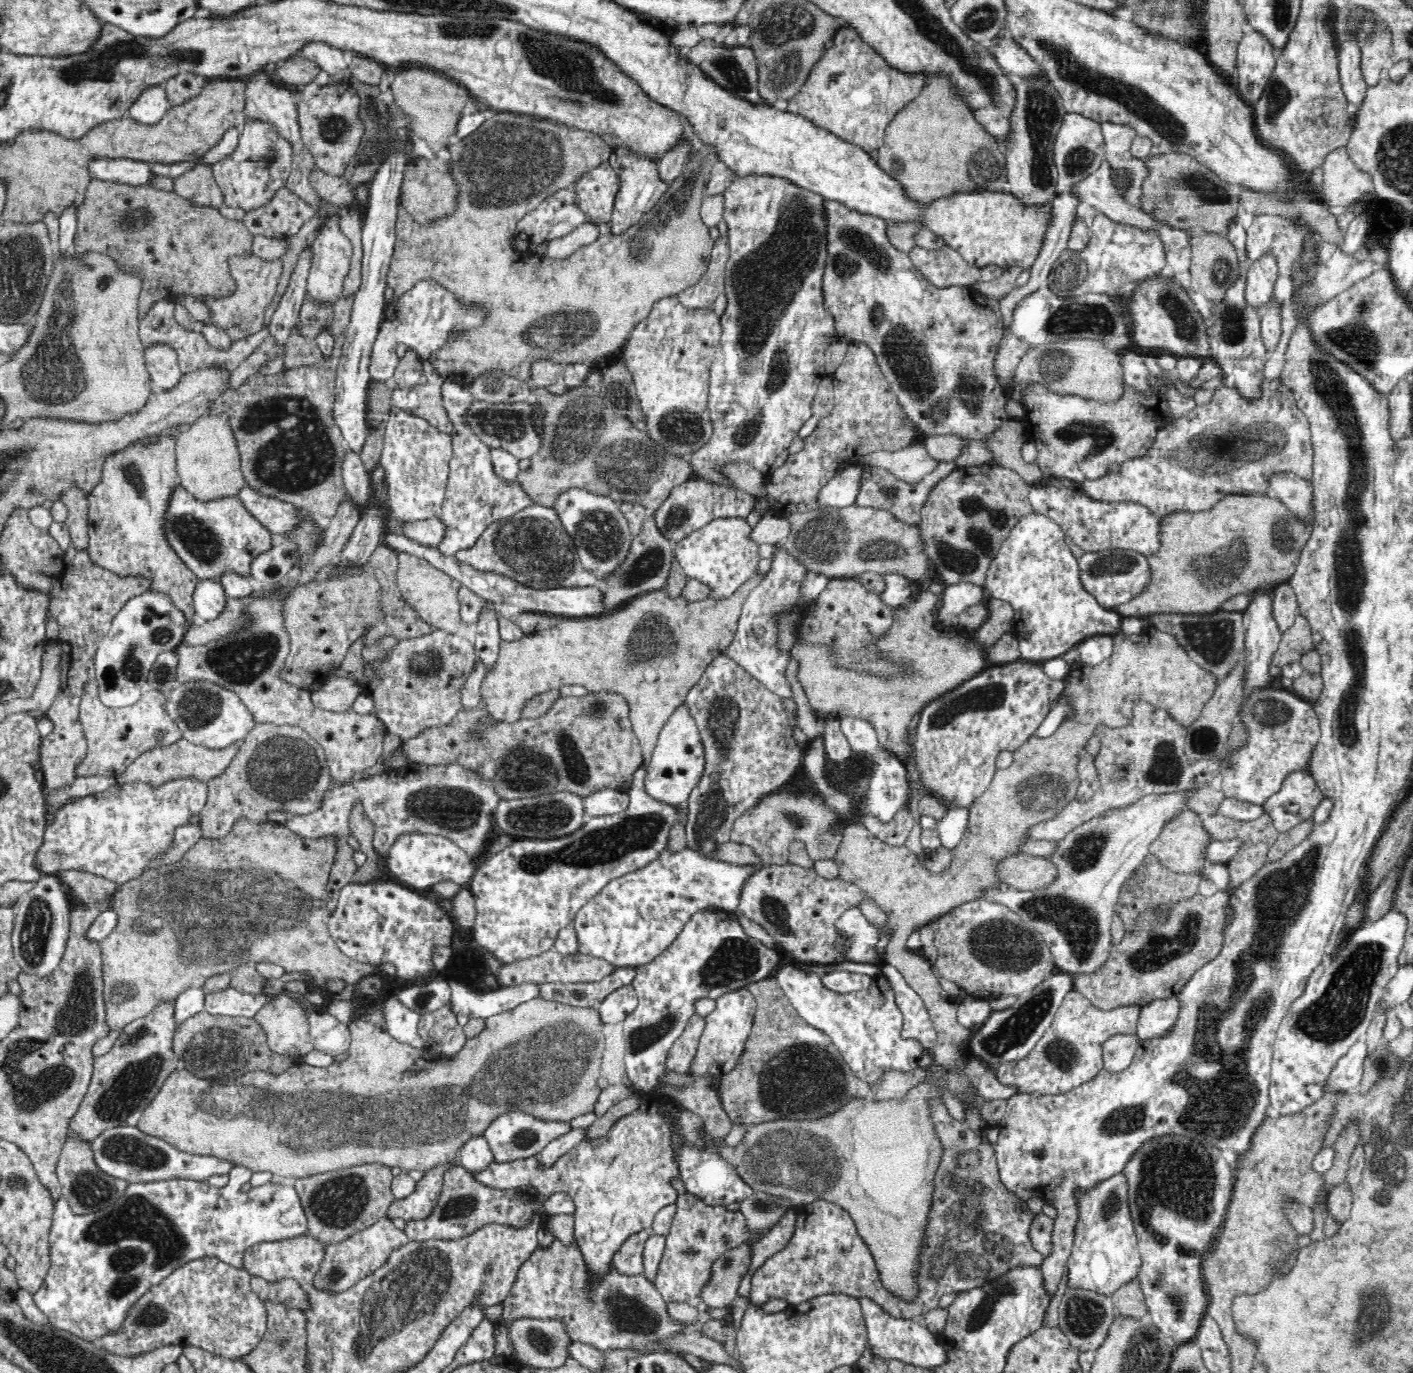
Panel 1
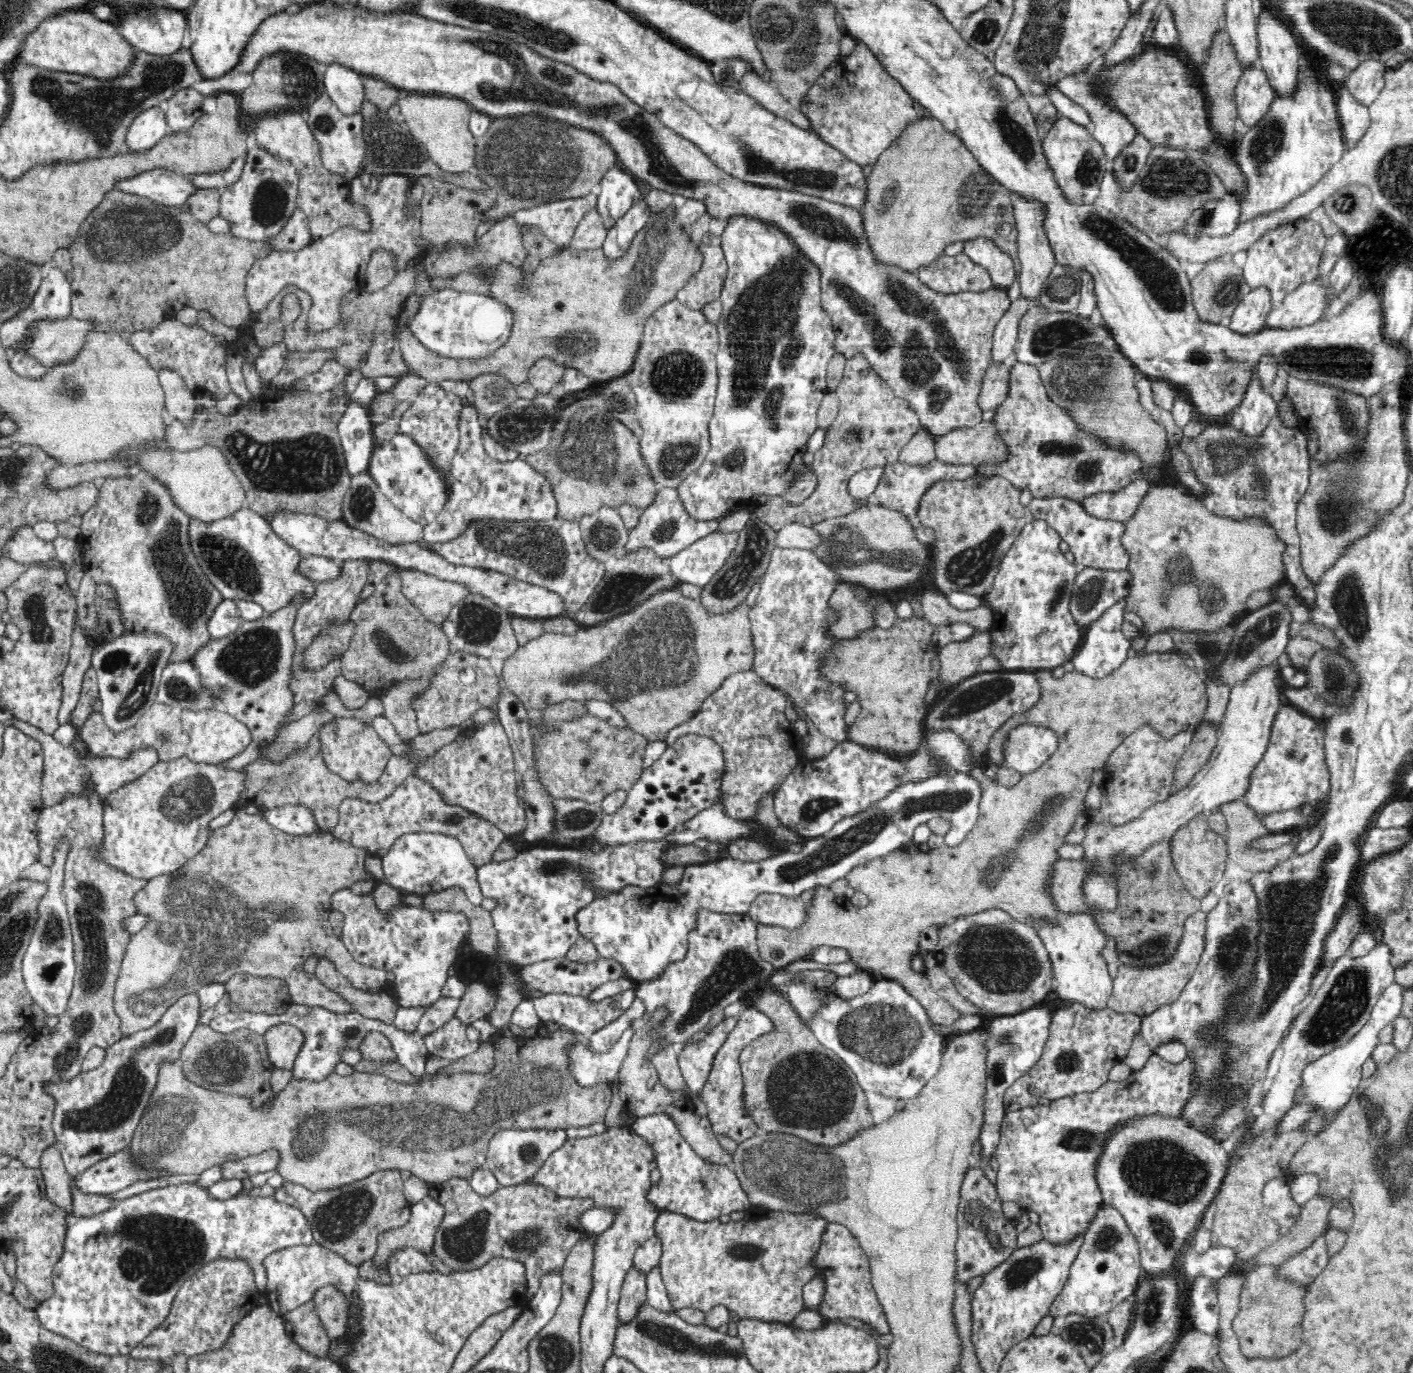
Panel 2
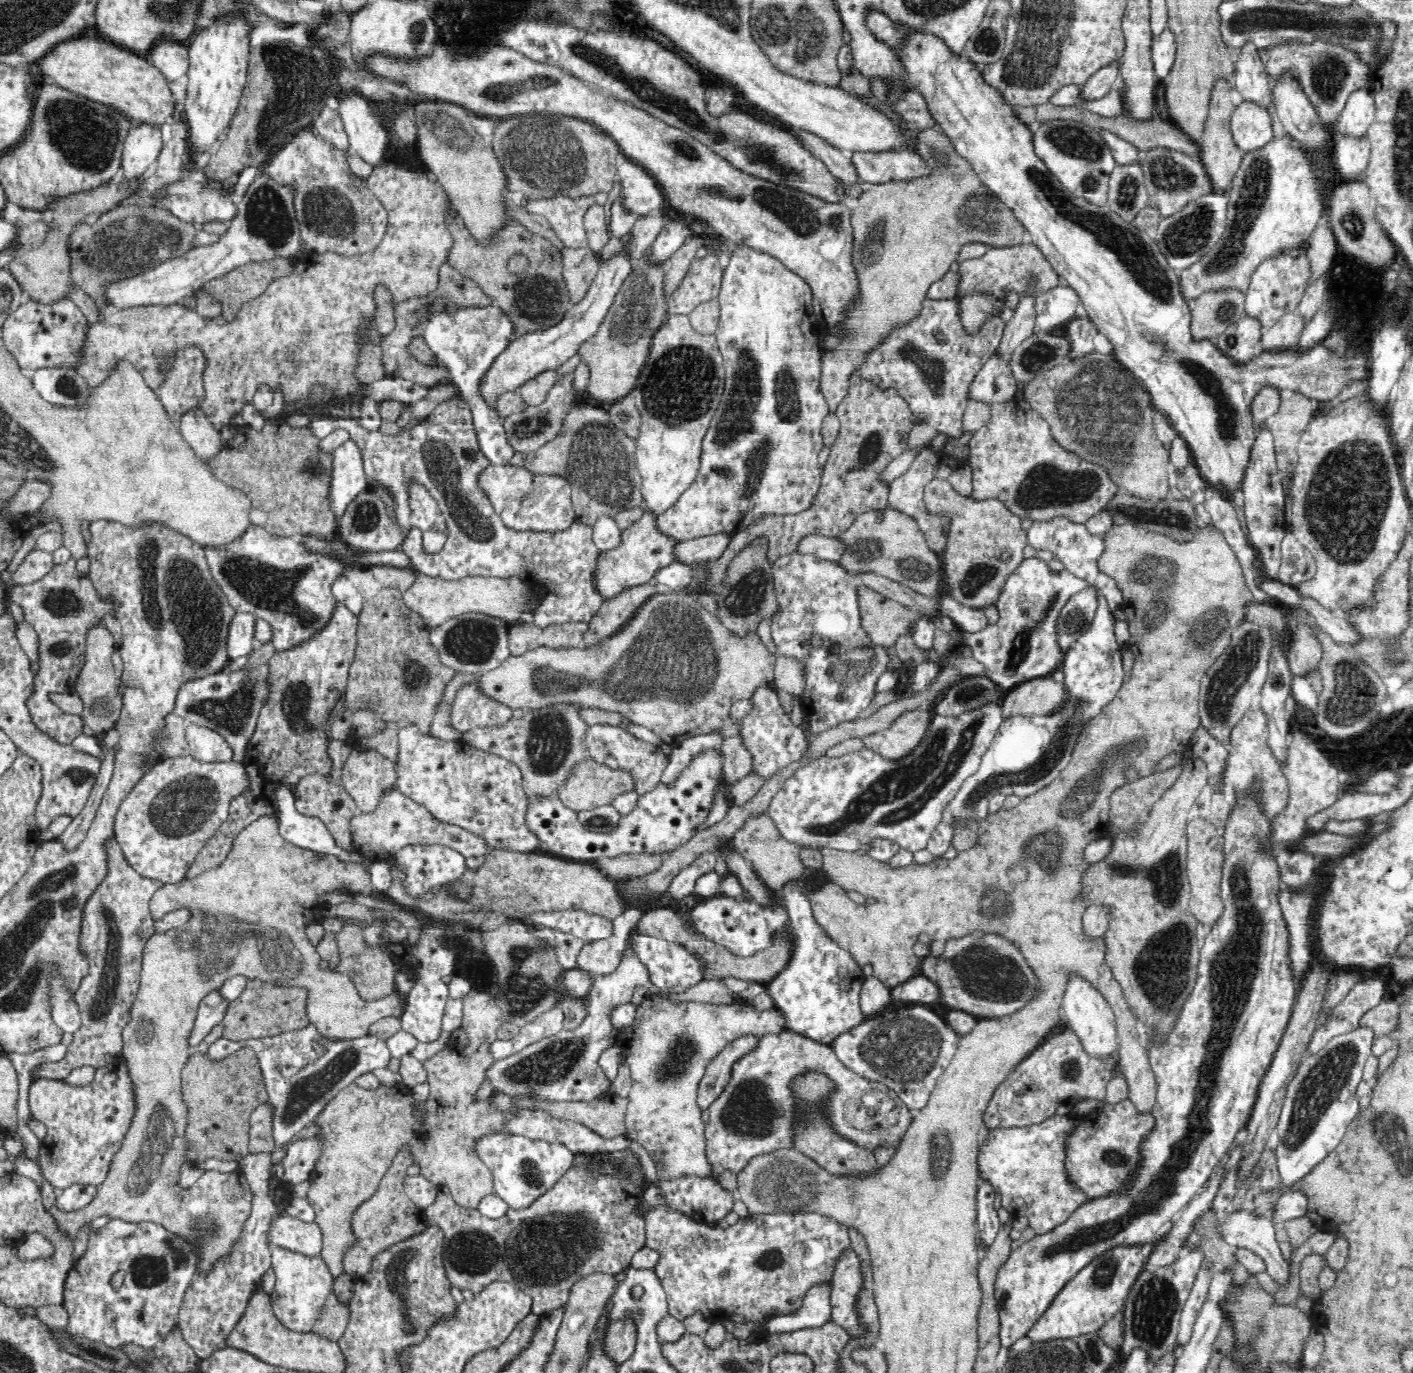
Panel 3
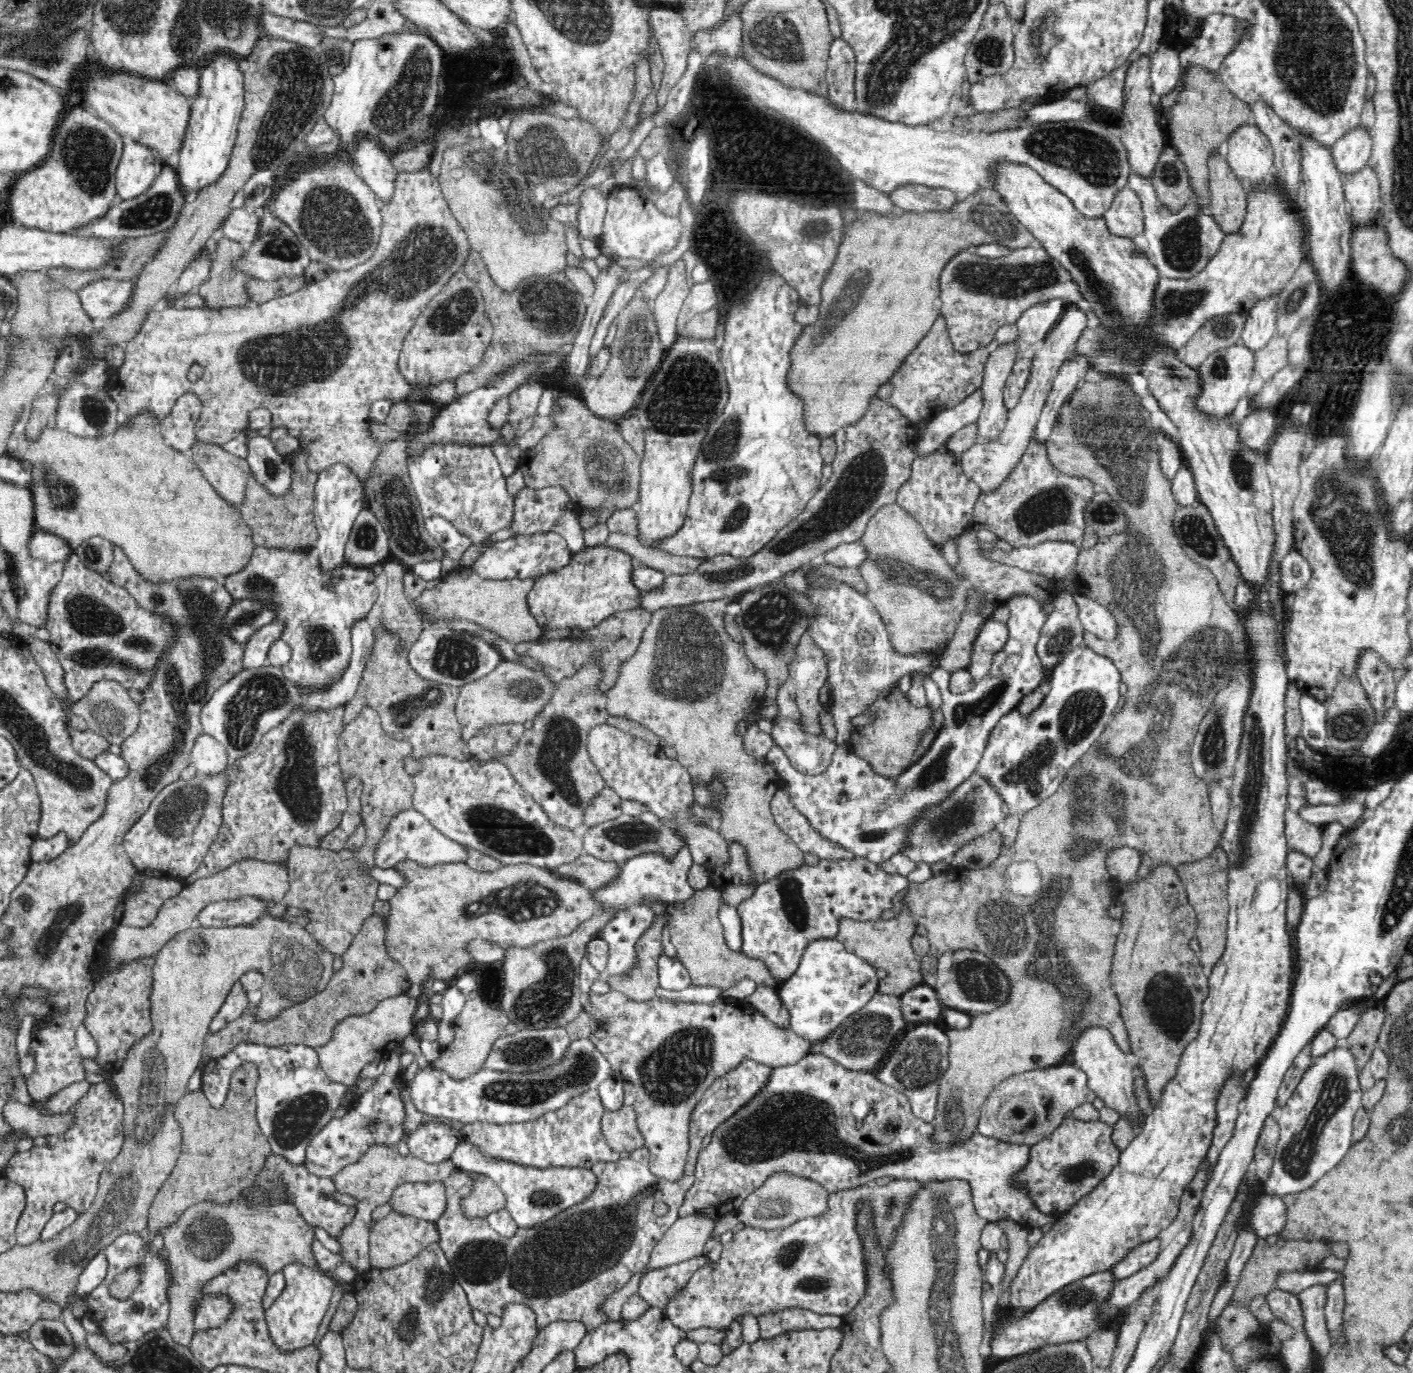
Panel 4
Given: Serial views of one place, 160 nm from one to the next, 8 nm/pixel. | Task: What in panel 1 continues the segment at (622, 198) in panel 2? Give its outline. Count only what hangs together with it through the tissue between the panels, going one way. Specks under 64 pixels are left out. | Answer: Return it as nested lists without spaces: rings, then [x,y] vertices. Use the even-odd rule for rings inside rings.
[[[602,162],[602,164],[596,165],[595,168],[580,173],[572,182],[570,188],[574,190],[575,202],[584,211],[586,220],[592,221],[596,225],[600,222],[611,221],[614,198],[618,194],[618,173],[614,171],[609,163]]]

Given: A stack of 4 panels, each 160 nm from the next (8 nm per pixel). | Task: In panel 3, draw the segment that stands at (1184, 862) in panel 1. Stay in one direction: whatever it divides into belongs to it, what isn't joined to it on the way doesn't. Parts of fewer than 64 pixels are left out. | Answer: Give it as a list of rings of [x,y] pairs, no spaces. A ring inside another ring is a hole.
[[[1196,818],[1187,823],[1186,873],[1191,886],[1190,910],[1194,912],[1200,924],[1208,926],[1208,930],[1214,926],[1214,920],[1222,916],[1222,908],[1224,908],[1223,901],[1220,900],[1224,855],[1224,838],[1218,835],[1216,828],[1209,820]]]

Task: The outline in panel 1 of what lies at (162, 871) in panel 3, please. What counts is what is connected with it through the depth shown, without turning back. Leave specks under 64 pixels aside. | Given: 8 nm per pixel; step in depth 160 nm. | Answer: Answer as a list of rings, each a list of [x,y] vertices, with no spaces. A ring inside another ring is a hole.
[[[176,778],[176,780],[170,780],[170,782],[160,784],[160,788],[153,788],[153,786],[146,782],[122,783],[112,786],[105,792],[100,792],[99,794],[90,794],[84,798],[68,800],[66,804],[56,809],[54,814],[47,815],[45,820],[46,826],[43,830],[43,844],[34,852],[34,864],[38,867],[38,871],[44,875],[54,875],[57,874],[58,871],[77,870],[107,878],[119,885],[134,880],[134,878],[138,878],[142,872],[149,870],[147,867],[150,862],[158,860],[162,854],[166,853],[173,846],[176,828],[190,824],[188,820],[194,817],[195,814],[201,815],[203,807],[208,801],[208,788],[206,782],[195,780],[195,778]]]

